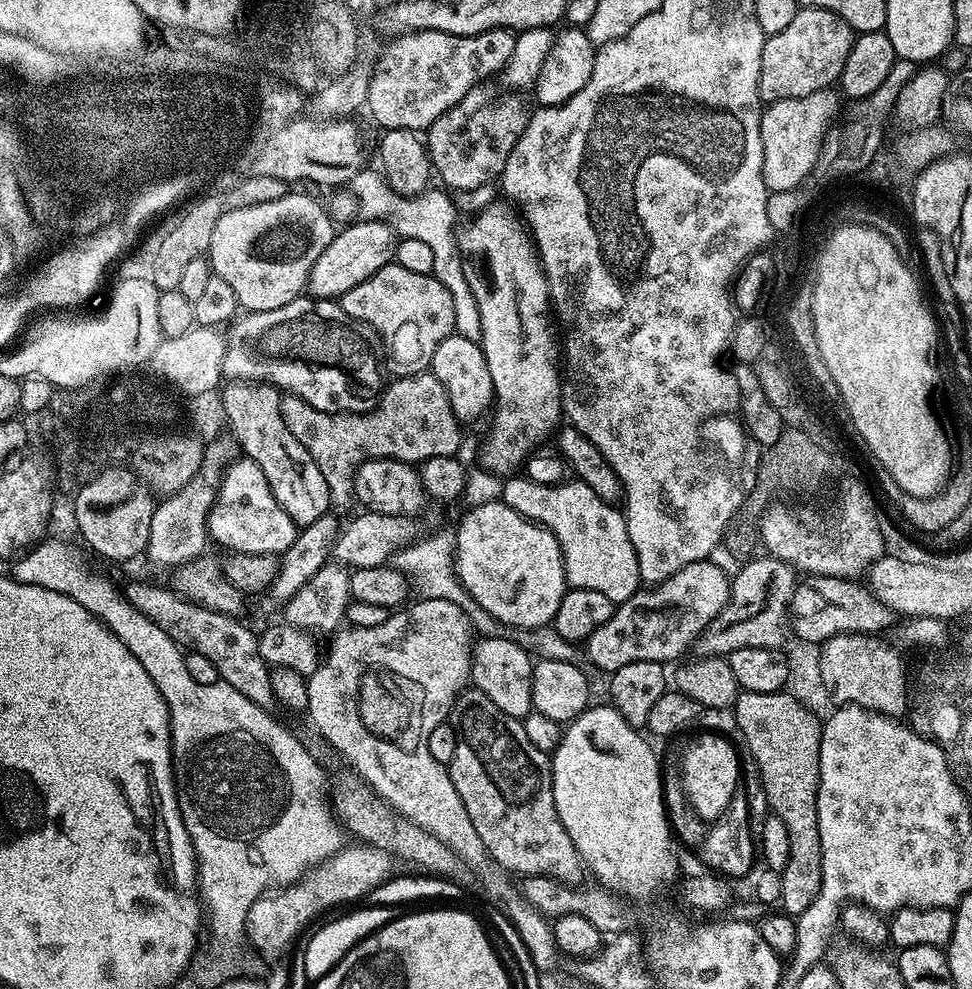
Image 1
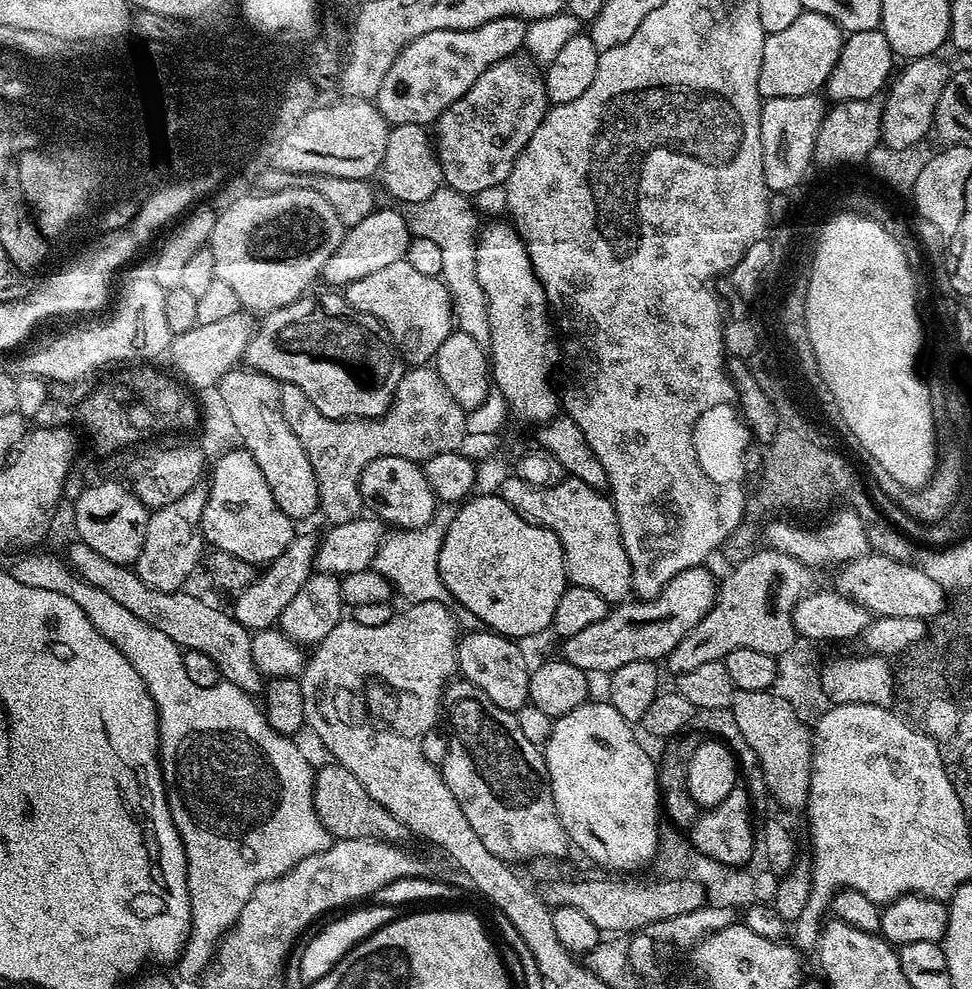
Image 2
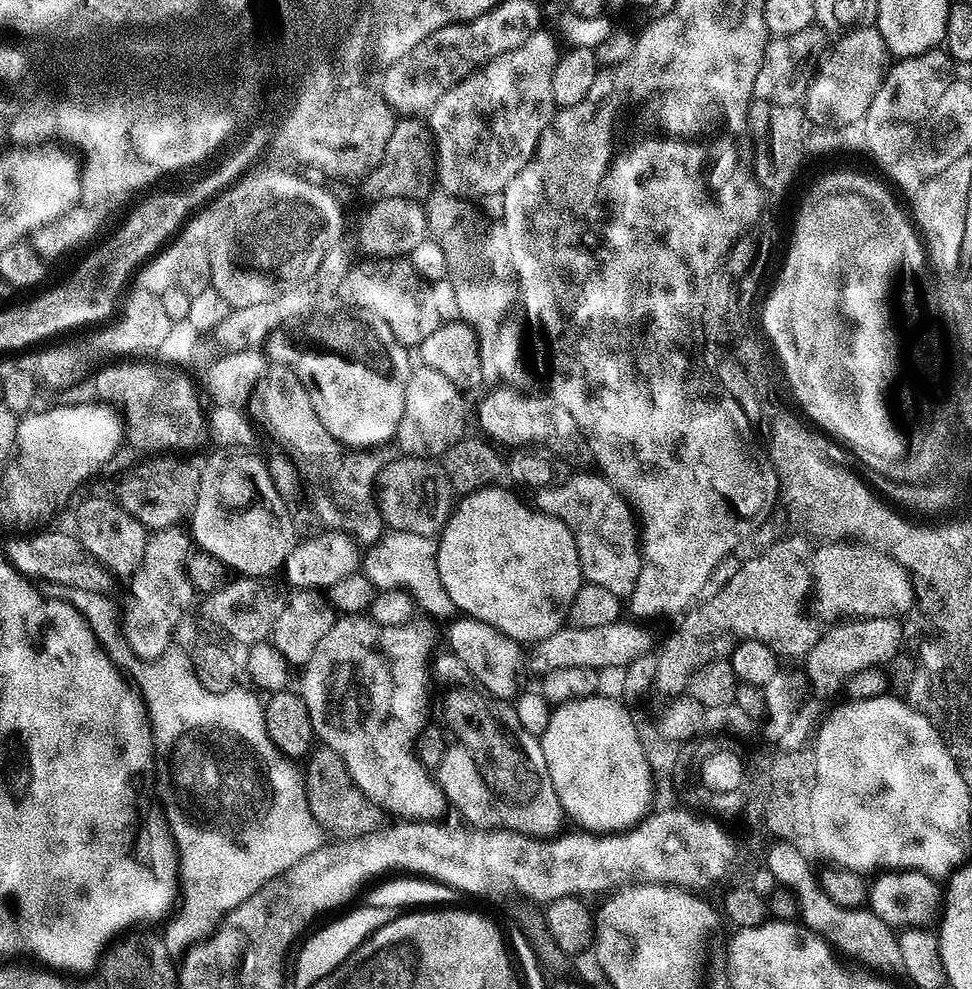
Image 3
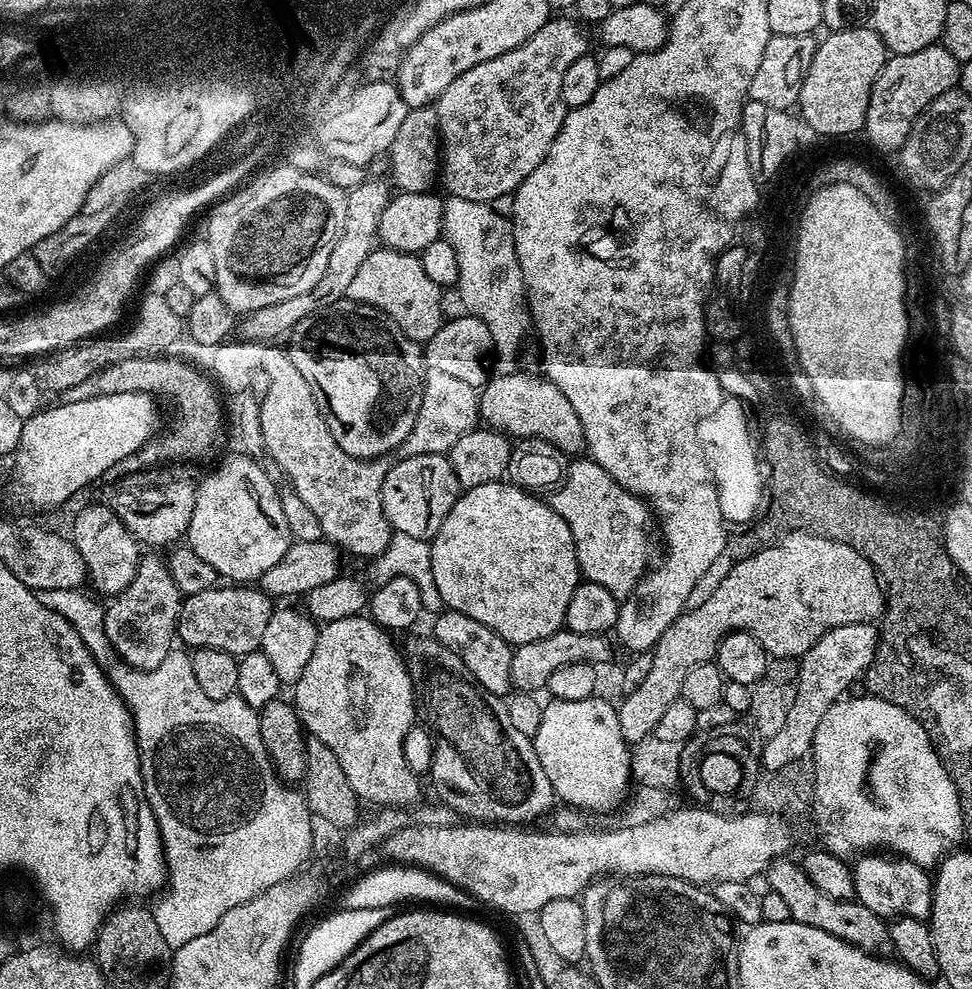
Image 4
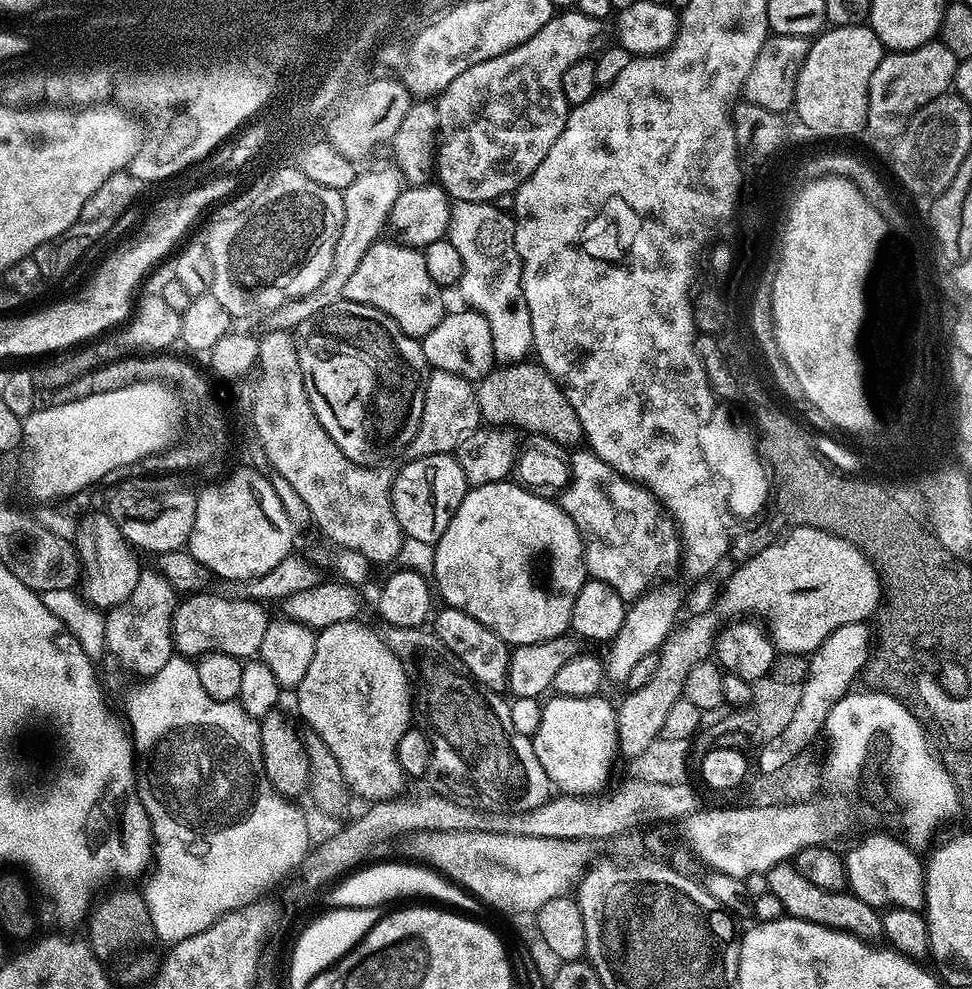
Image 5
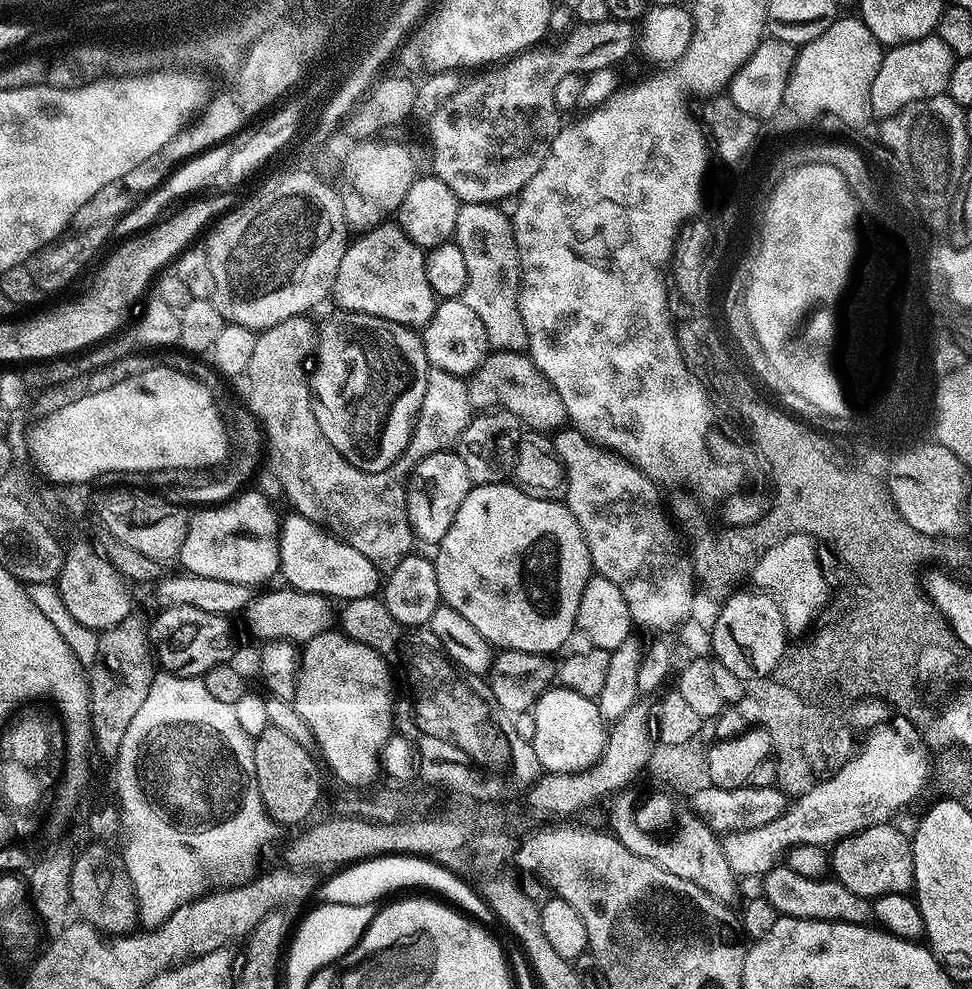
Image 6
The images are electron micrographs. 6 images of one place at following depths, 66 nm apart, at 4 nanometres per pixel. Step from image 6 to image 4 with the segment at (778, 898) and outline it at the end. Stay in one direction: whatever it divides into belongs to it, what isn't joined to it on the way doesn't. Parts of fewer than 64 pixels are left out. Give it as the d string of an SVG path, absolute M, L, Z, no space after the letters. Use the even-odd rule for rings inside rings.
M777 858L768 865L766 873L769 878L773 892L781 895L790 906L792 919L799 924L809 924L818 930L826 930L826 934L836 936L848 944L853 944L855 948L862 949L869 954L888 954L892 952L892 942L888 939L889 925L885 917L874 914L874 910L866 910L860 901L853 898L851 900L839 900L830 898L830 894L822 894L814 886L810 878L806 878L803 867L796 864L789 858Z

